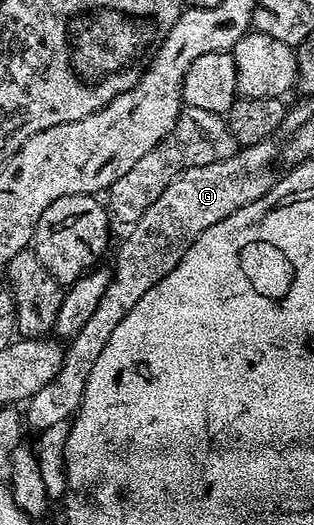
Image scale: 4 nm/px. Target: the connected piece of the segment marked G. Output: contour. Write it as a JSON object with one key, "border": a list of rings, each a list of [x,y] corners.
{"border":[[[275,141],[259,142],[237,149],[234,156],[226,160],[217,160],[210,164],[195,166],[184,170],[168,185],[166,192],[142,212],[137,222],[131,223],[128,235],[116,254],[116,266],[112,270],[112,282],[98,300],[98,308],[86,324],[82,325],[76,336],[67,343],[64,351],[64,367],[26,403],[26,422],[36,432],[50,428],[50,424],[68,422],[80,409],[82,396],[86,392],[86,380],[90,380],[90,368],[102,356],[102,348],[106,348],[106,340],[114,333],[114,328],[122,324],[122,320],[162,280],[176,267],[178,260],[186,256],[190,244],[206,232],[218,220],[226,220],[238,208],[248,202],[262,197],[271,188],[274,181],[272,165],[278,162],[278,146]]]}

